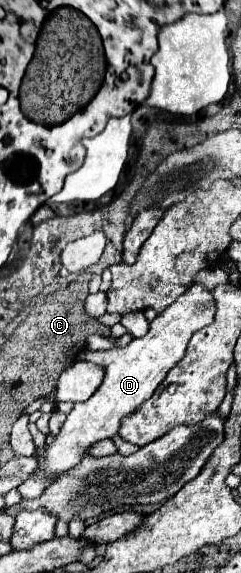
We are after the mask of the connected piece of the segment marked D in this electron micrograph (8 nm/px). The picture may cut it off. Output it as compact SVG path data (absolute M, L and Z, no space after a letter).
M193 285L181 297L177 297L177 301L173 301L161 315L157 315L151 321L145 337L133 339L127 347L81 353L79 359L97 363L105 369L105 379L89 401L75 403L73 411L67 415L53 443L47 445L41 455L35 455L37 459L35 471L17 487L21 497L35 499L43 495L53 481L57 481L63 473L81 463L83 455L87 455L87 449L91 445L115 437L119 433L121 421L127 415L135 413L155 393L159 383L165 379L167 371L185 355L191 335L201 327L209 325L213 321L213 315L215 315L215 301L211 299L211 291L203 289L201 285Z

